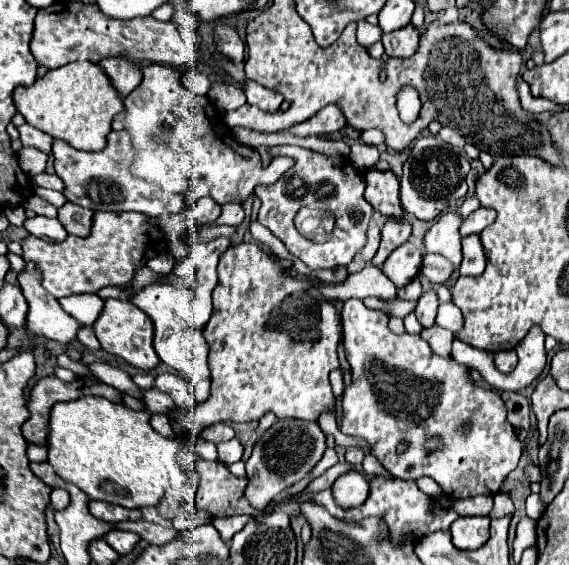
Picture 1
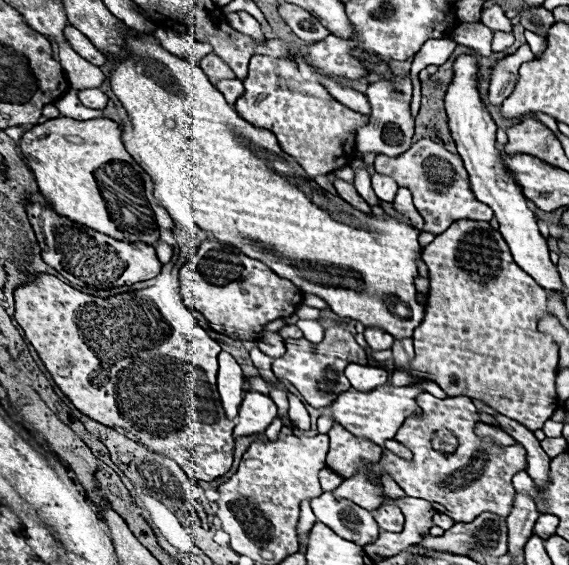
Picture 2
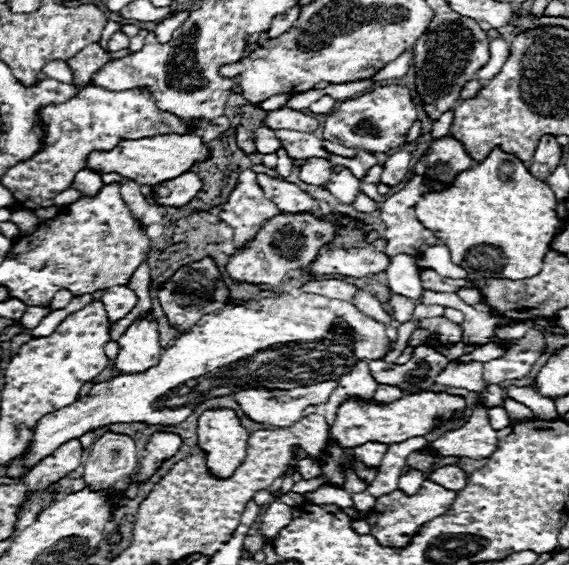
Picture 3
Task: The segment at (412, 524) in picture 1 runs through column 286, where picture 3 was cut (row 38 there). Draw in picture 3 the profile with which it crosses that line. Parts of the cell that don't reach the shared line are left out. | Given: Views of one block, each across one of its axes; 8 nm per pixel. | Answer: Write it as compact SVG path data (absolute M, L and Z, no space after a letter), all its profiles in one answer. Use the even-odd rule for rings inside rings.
M496 38L490 42L490 60L484 68L478 70L478 80L490 80L492 76L496 76L496 72L500 72L500 68L504 66L506 58L510 56L510 44L502 38Z

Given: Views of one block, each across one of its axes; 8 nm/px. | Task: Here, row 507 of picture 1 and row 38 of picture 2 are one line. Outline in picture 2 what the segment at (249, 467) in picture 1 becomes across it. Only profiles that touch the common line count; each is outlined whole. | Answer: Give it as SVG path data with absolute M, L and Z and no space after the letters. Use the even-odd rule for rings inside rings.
M232 12L232 14L226 14L226 20L228 24L232 24L232 28L236 28L240 34L246 34L246 36L252 36L256 42L266 42L262 30L260 30L260 24L248 14L248 12Z

